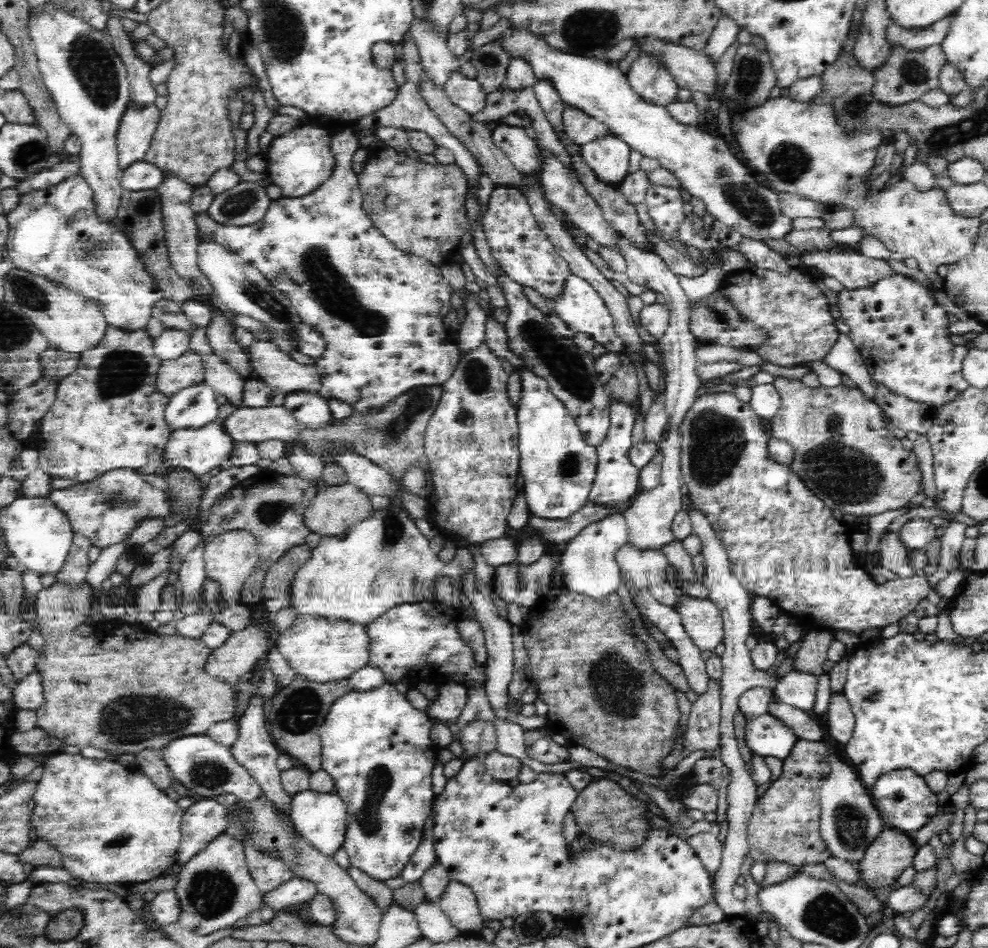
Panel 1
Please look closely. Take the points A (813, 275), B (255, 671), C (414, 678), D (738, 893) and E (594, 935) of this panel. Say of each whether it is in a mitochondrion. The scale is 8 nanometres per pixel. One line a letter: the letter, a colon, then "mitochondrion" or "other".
A: other
B: other
C: other
D: other
E: other

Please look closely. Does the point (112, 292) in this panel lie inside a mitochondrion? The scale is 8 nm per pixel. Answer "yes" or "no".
no

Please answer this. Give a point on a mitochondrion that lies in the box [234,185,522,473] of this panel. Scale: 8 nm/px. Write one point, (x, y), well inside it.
(330, 287)

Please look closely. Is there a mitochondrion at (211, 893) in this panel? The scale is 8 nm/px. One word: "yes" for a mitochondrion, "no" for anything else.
yes

